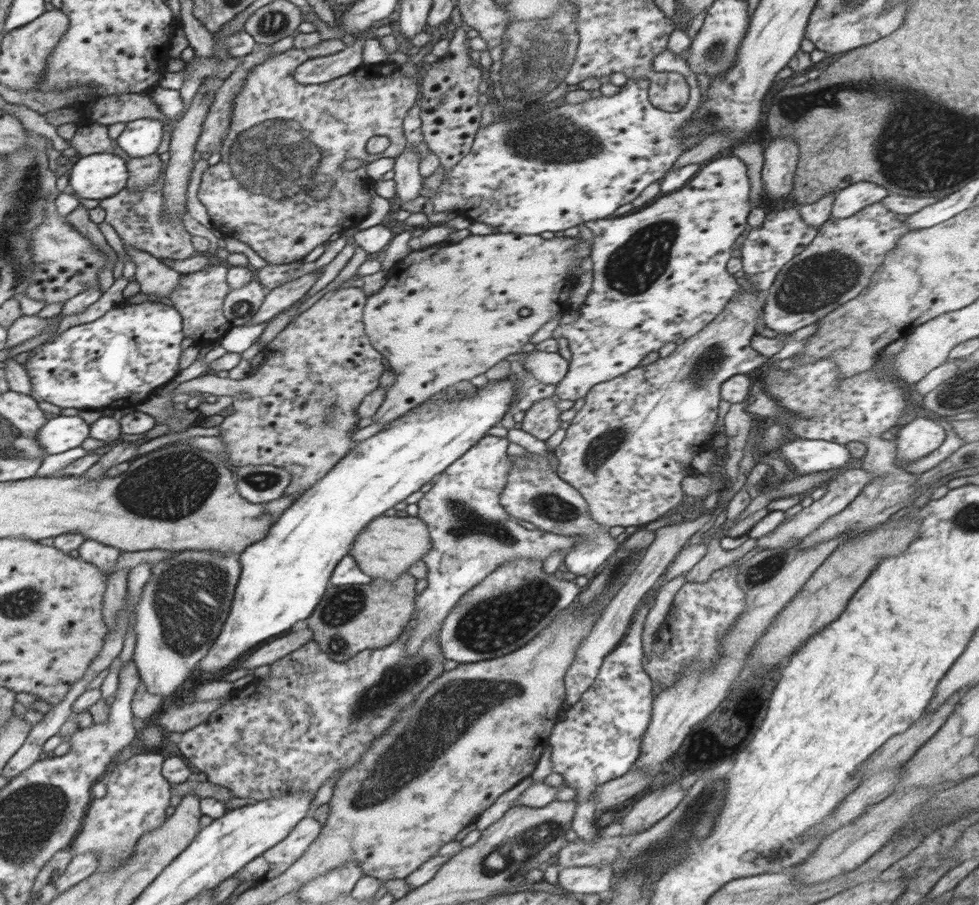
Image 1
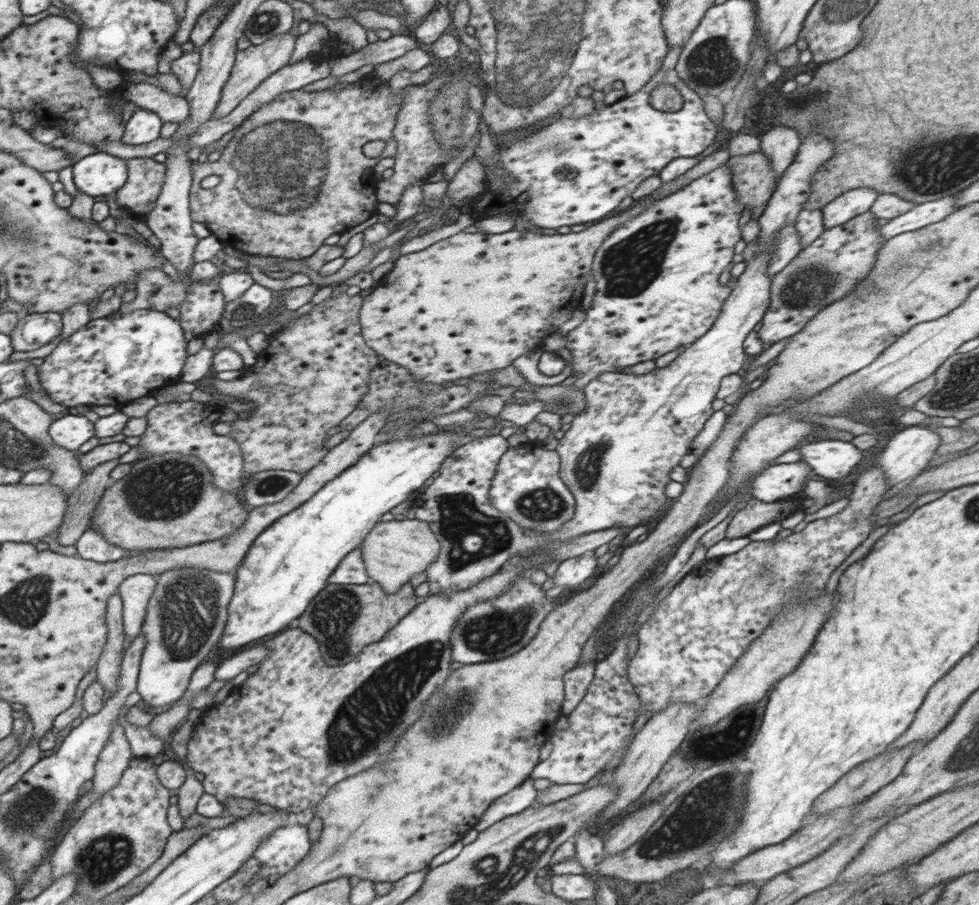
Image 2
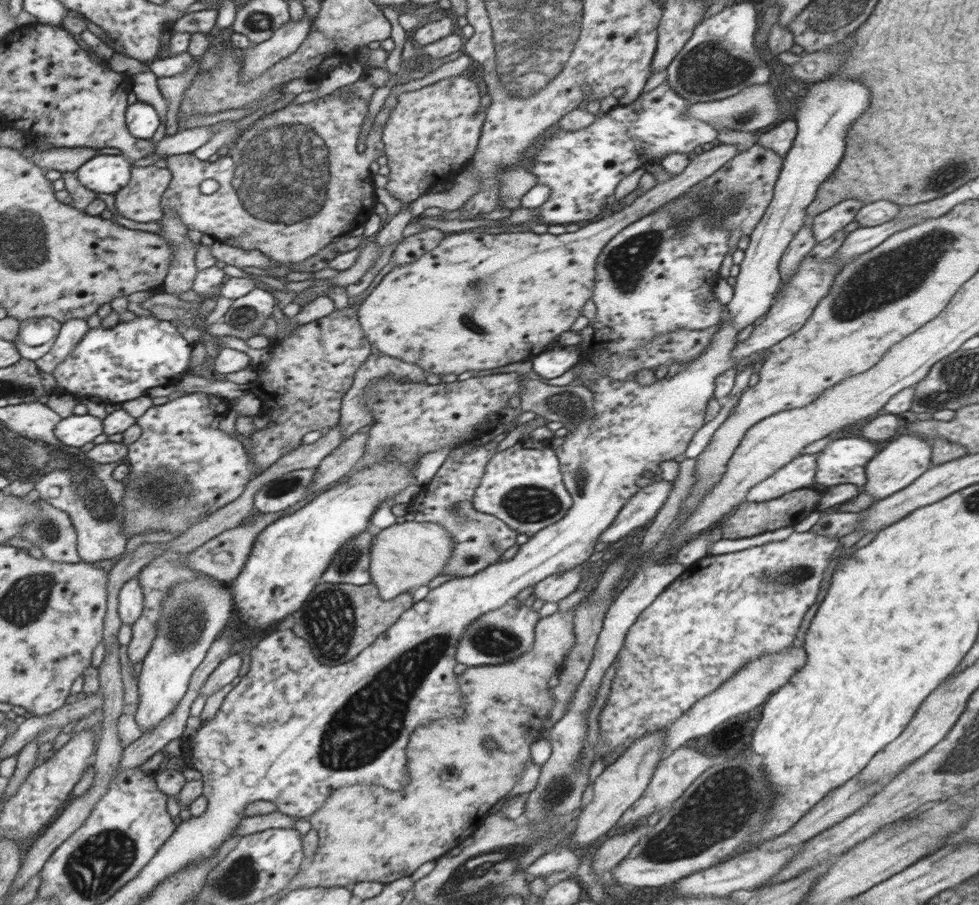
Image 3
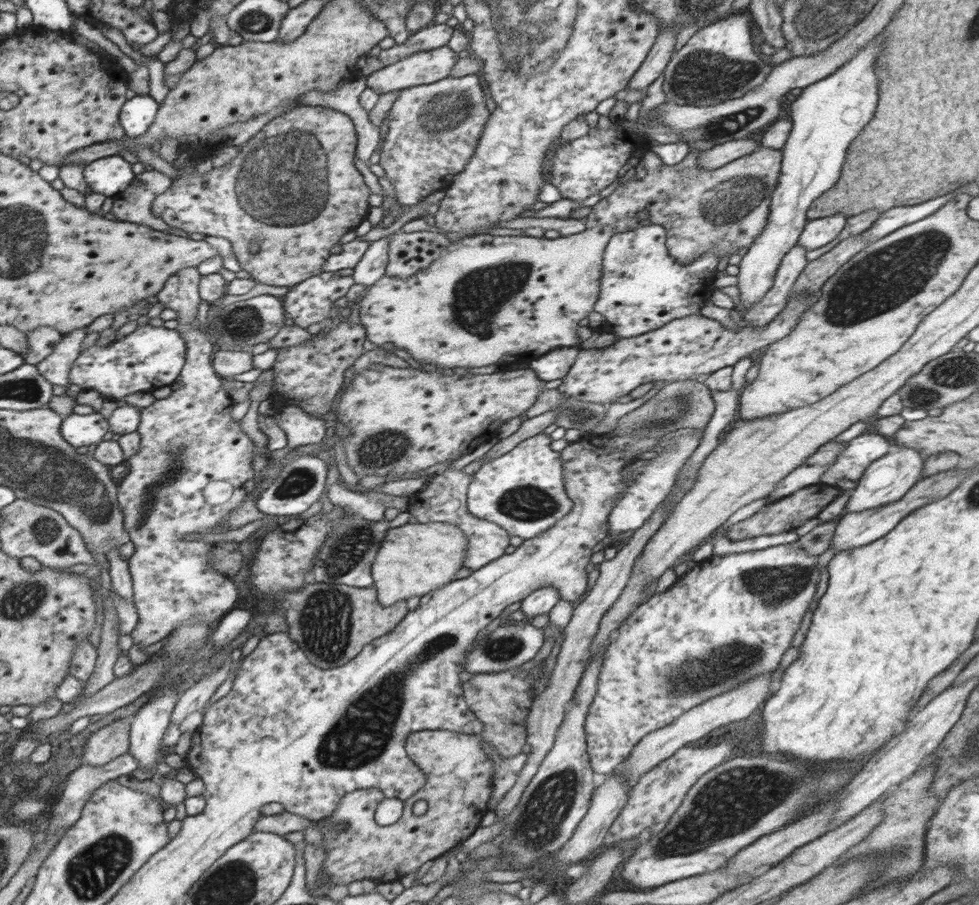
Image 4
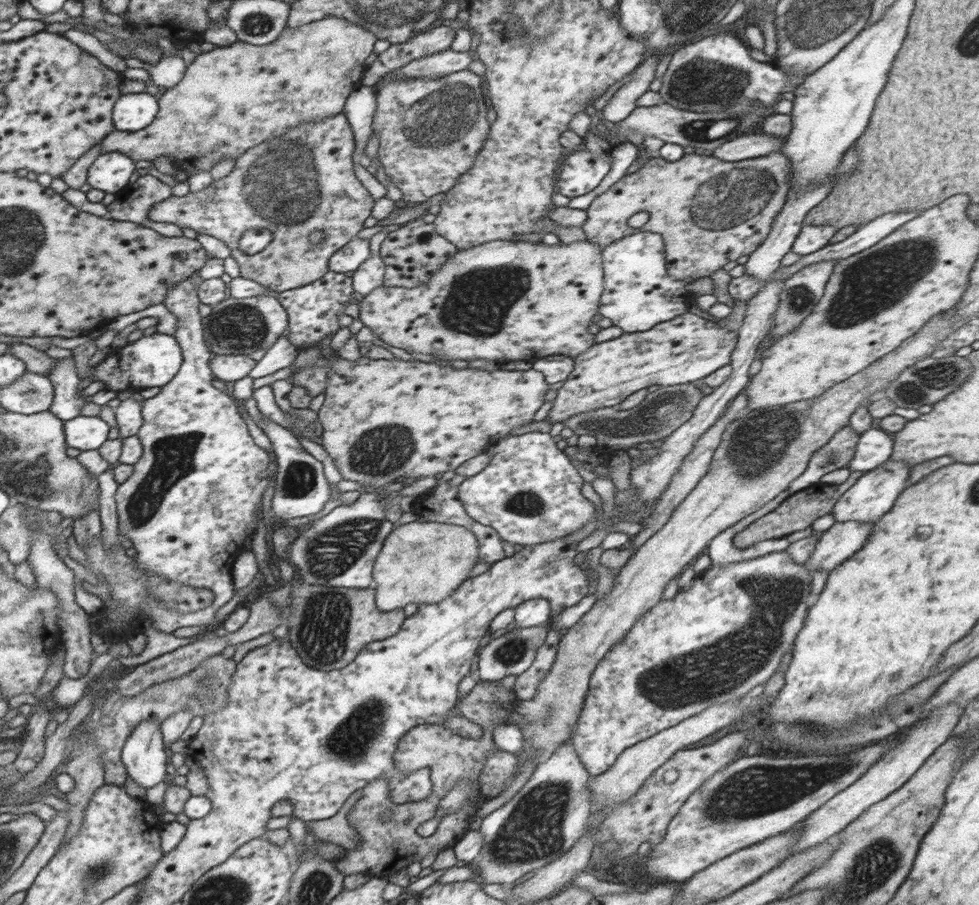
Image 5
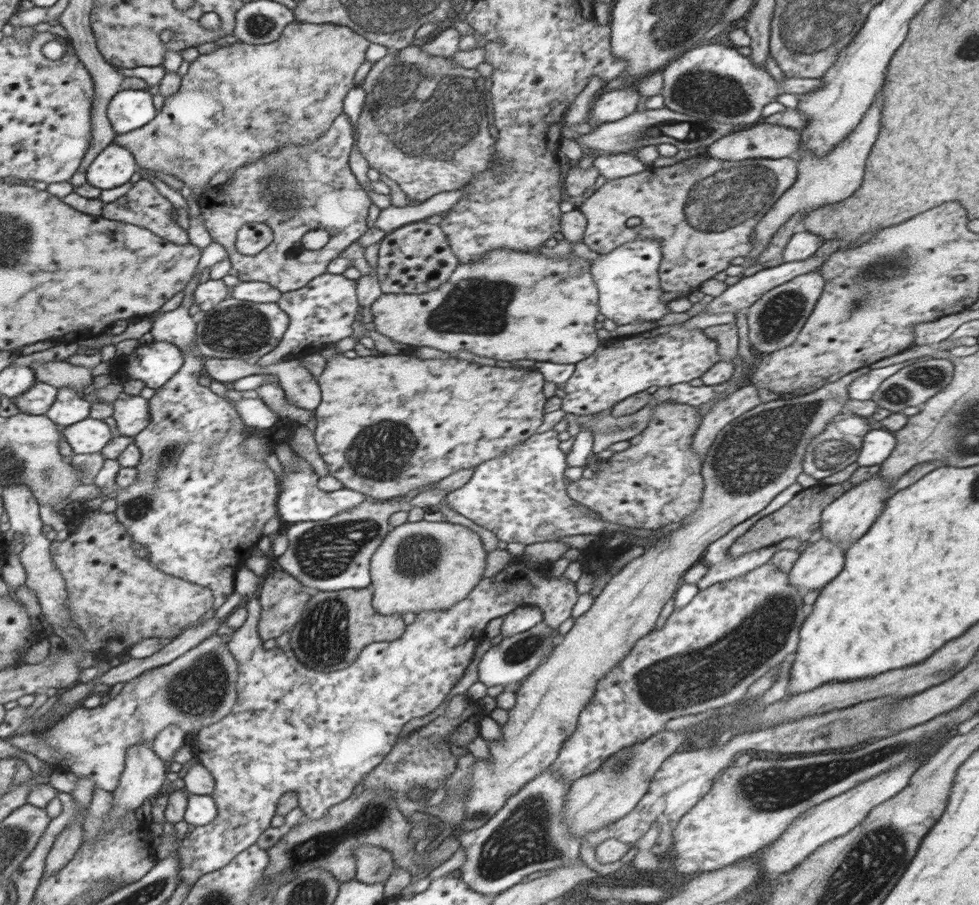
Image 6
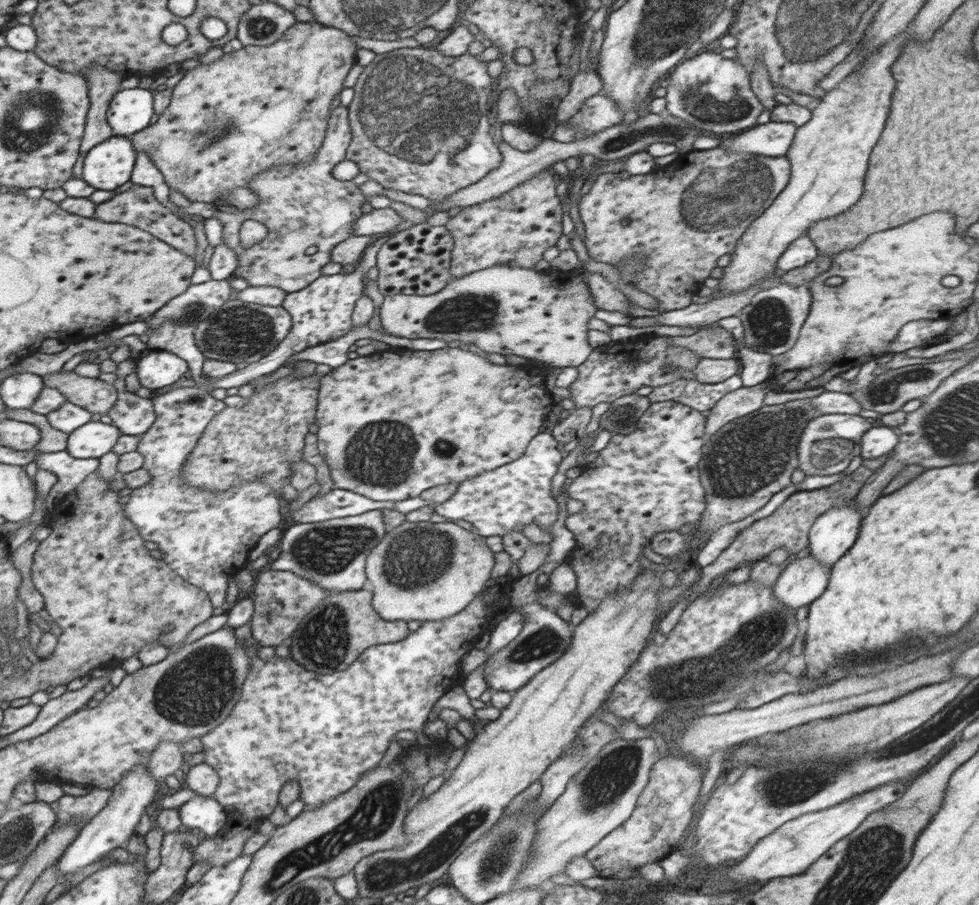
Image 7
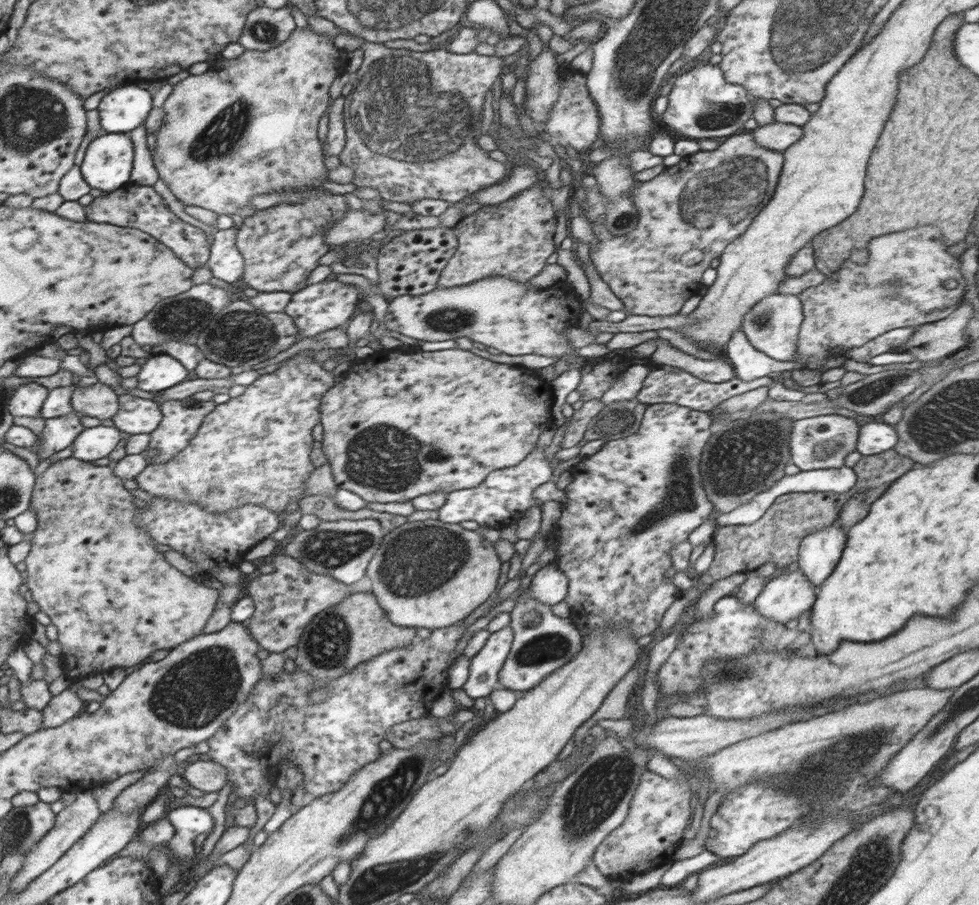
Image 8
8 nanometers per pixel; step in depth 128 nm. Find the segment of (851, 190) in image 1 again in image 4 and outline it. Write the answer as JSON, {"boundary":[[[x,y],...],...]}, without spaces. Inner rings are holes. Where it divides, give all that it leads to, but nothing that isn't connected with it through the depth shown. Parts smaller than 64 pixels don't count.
{"boundary":[[[836,213],[832,216],[809,220],[805,223],[797,244],[808,251],[820,248],[832,242],[842,232],[846,220],[844,213]]]}

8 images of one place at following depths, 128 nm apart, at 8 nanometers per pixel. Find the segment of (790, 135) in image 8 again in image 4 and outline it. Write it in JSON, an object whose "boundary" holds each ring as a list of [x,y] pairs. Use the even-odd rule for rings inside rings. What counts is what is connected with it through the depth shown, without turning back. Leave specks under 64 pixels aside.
{"boundary":[[[735,139],[721,144],[714,144],[709,150],[700,151],[699,164],[704,170],[716,170],[723,167],[724,164],[736,160],[756,149],[758,145],[755,140]]]}

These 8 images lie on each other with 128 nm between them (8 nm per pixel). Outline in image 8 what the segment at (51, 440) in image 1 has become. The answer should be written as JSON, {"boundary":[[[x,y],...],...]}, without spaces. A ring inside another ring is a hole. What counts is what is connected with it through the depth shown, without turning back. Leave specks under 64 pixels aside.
{"boundary":[[[115,426],[85,428],[72,441],[72,457],[88,463],[106,458],[123,438],[124,433]]]}

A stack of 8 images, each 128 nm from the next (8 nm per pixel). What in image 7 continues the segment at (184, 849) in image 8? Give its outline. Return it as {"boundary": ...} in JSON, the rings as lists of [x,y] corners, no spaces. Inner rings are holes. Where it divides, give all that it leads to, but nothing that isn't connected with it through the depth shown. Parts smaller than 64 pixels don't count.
{"boundary":[[[196,795],[179,808],[181,825],[201,835],[214,836],[227,826],[227,812],[213,797]]]}

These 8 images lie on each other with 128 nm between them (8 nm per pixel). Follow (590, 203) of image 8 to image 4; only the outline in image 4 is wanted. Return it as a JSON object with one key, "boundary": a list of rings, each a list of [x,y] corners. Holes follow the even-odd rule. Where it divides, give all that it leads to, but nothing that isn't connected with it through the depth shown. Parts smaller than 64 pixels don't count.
{"boundary":[[[758,146],[754,151],[750,153],[746,153],[746,155],[737,158],[736,160],[732,160],[728,162],[728,164],[724,164],[723,167],[716,168],[716,170],[704,170],[702,166],[699,164],[699,150],[692,150],[692,152],[688,152],[686,158],[679,162],[678,164],[674,165],[667,165],[662,163],[660,157],[654,153],[652,150],[645,150],[643,151],[643,156],[639,157],[642,161],[642,168],[646,170],[647,174],[642,180],[634,179],[625,181],[622,180],[620,186],[616,189],[613,194],[610,194],[608,198],[602,198],[598,201],[594,206],[592,206],[591,214],[589,214],[586,218],[584,218],[584,223],[586,228],[592,228],[596,226],[604,226],[604,225],[612,225],[616,227],[616,233],[622,233],[629,230],[634,230],[636,227],[640,225],[647,225],[647,224],[659,224],[665,228],[667,232],[667,238],[670,242],[667,242],[668,253],[676,259],[676,263],[690,263],[690,261],[694,261],[694,259],[698,259],[702,253],[708,253],[708,251],[714,251],[714,253],[718,253],[718,256],[721,258],[723,256],[728,256],[729,258],[732,254],[736,254],[739,248],[748,248],[754,239],[762,233],[762,229],[766,227],[766,223],[768,223],[768,215],[770,214],[770,201],[771,201],[771,194],[773,190],[777,186],[778,177],[780,176],[781,171],[781,164],[782,164],[782,156],[783,152],[781,150],[774,150],[773,148],[768,148],[765,146]],[[641,210],[648,210],[648,219],[644,219],[644,221],[640,221],[640,219],[636,218],[636,214]]]}

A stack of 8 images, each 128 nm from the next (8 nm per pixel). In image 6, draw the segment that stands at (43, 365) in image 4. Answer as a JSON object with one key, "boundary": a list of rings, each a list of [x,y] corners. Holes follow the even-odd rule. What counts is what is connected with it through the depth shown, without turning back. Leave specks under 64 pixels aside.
{"boundary":[[[60,387],[56,401],[46,415],[57,425],[65,427],[88,417],[91,404],[74,387]]]}

